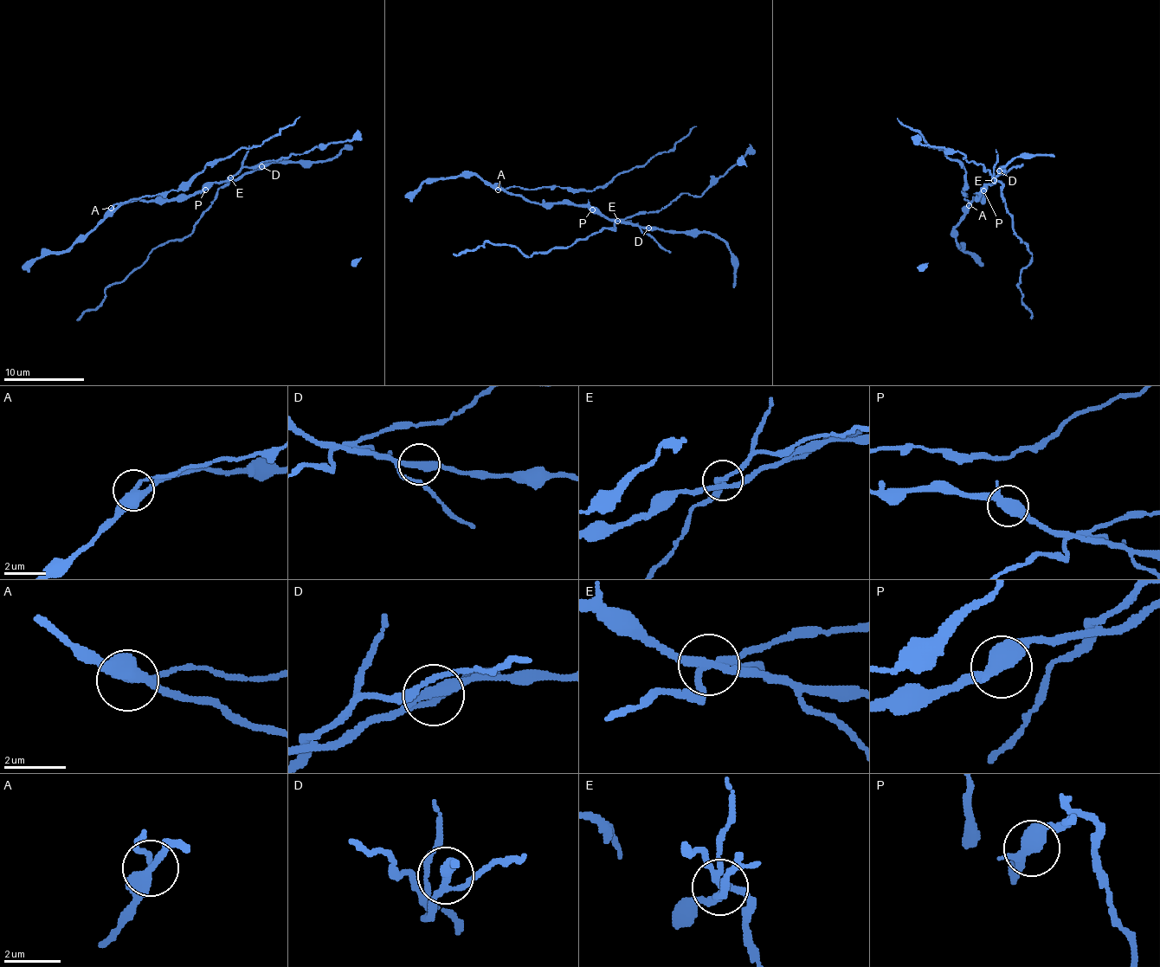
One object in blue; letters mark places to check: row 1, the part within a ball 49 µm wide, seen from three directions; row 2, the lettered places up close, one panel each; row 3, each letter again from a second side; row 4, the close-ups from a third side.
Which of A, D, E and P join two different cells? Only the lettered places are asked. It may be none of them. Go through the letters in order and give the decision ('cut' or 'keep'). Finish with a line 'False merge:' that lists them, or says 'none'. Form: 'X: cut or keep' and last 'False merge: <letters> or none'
A: cut
D: keep
E: cut
P: keep
False merge: A, E

